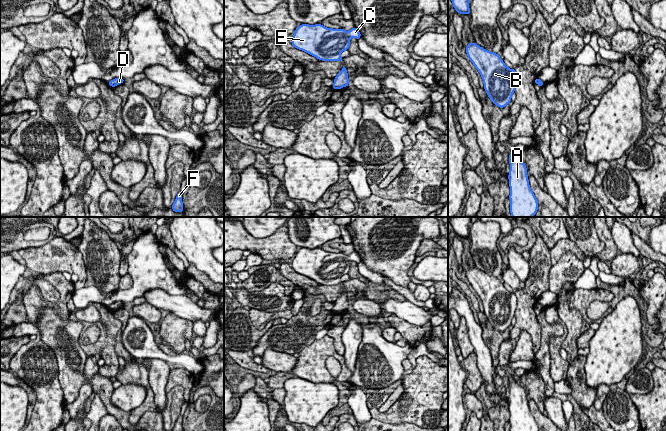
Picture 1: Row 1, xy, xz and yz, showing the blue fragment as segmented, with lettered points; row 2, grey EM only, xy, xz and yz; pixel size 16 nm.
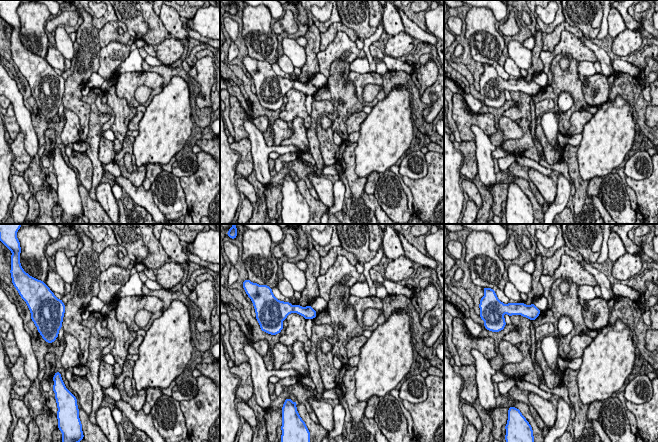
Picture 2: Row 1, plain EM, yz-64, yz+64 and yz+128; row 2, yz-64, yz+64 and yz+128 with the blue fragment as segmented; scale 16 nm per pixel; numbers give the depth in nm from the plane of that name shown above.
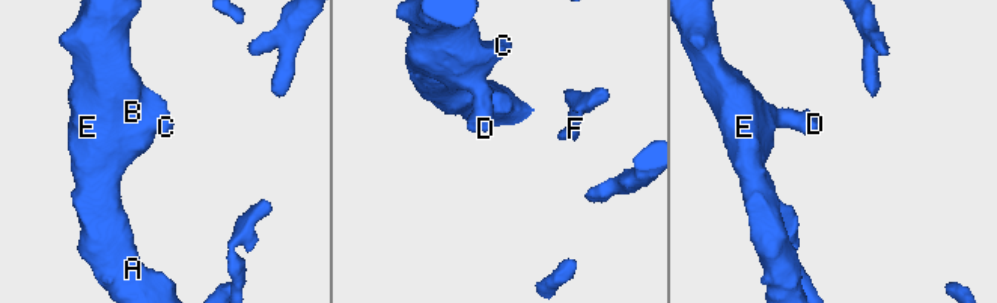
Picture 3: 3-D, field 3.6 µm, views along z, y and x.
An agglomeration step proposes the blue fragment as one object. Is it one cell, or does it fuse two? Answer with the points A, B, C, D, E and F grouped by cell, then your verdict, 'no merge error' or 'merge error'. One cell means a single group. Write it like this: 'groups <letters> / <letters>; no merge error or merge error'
groups A B C D E F; no merge error

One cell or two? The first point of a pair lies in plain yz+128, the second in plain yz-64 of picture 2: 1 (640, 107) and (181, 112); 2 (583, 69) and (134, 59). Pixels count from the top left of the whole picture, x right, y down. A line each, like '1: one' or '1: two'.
1: two
2: one

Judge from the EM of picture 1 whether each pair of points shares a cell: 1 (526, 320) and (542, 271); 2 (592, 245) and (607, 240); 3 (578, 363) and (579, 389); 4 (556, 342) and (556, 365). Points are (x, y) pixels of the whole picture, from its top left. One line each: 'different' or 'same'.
1: same
2: different
3: same
4: same

